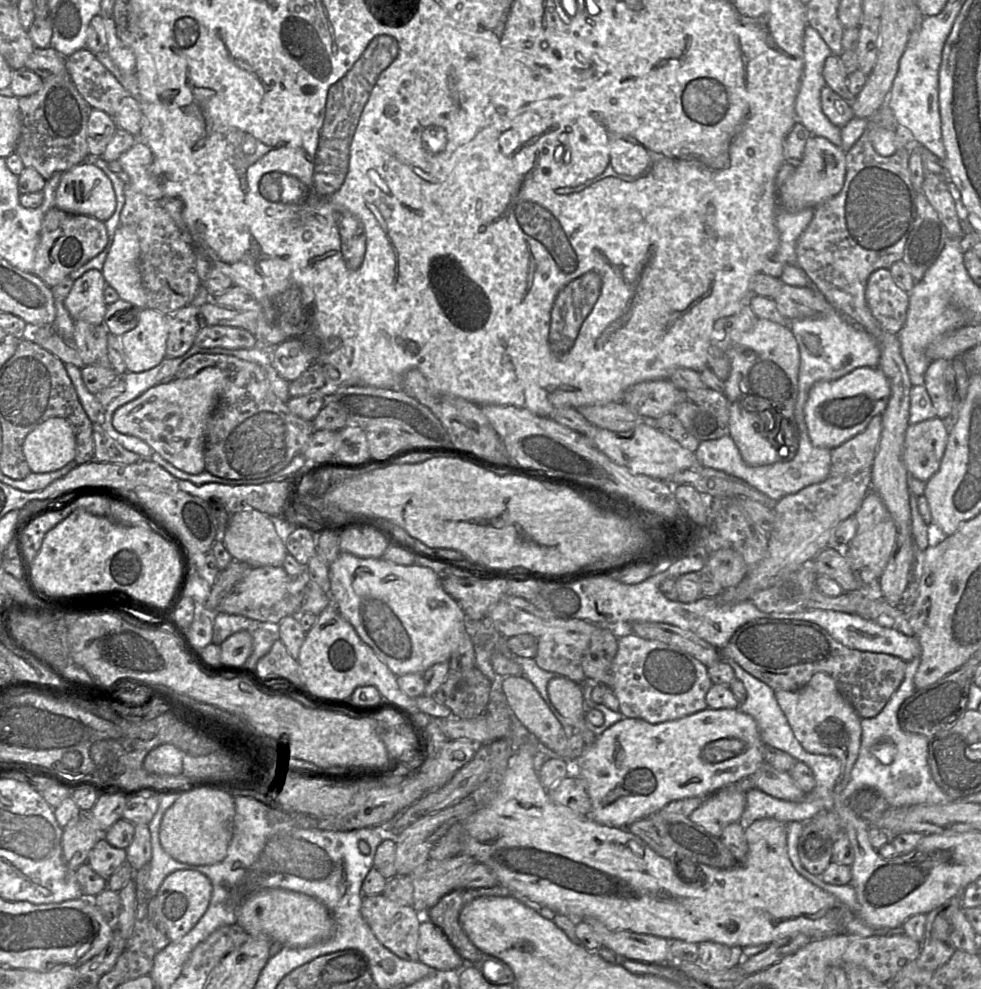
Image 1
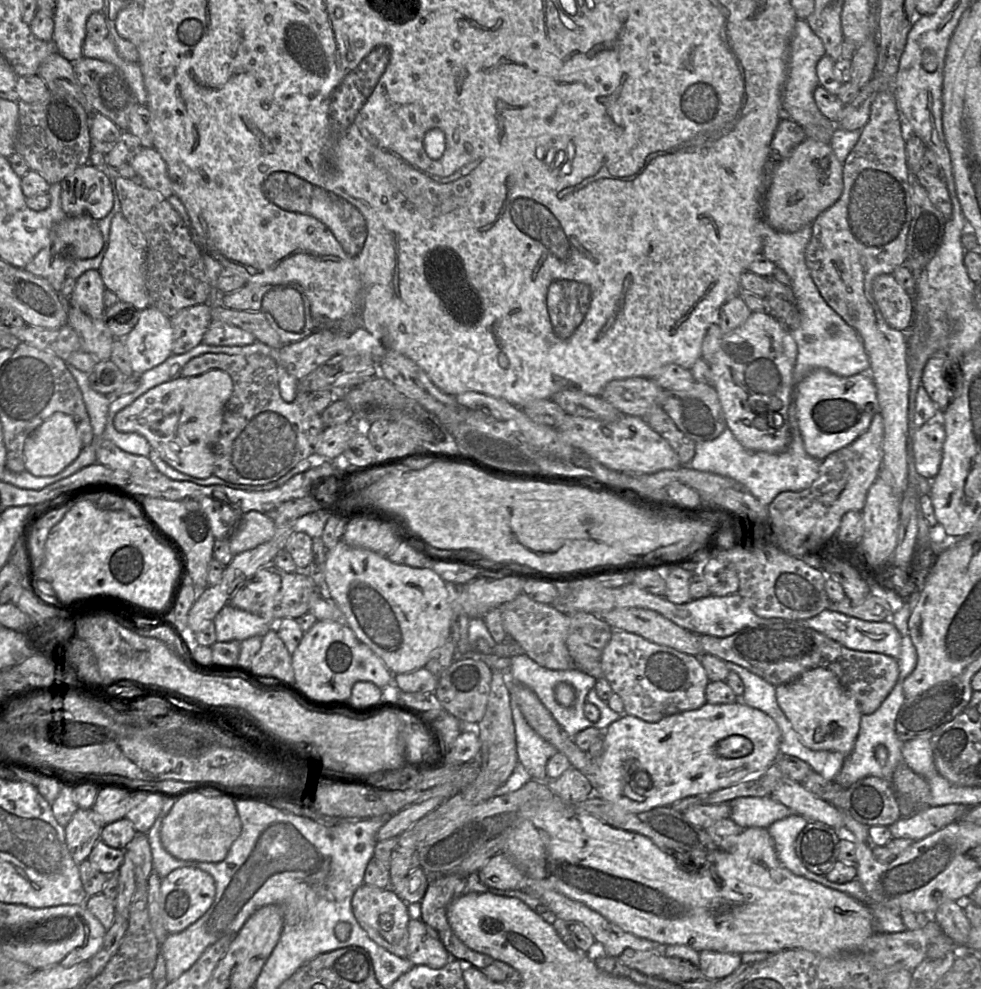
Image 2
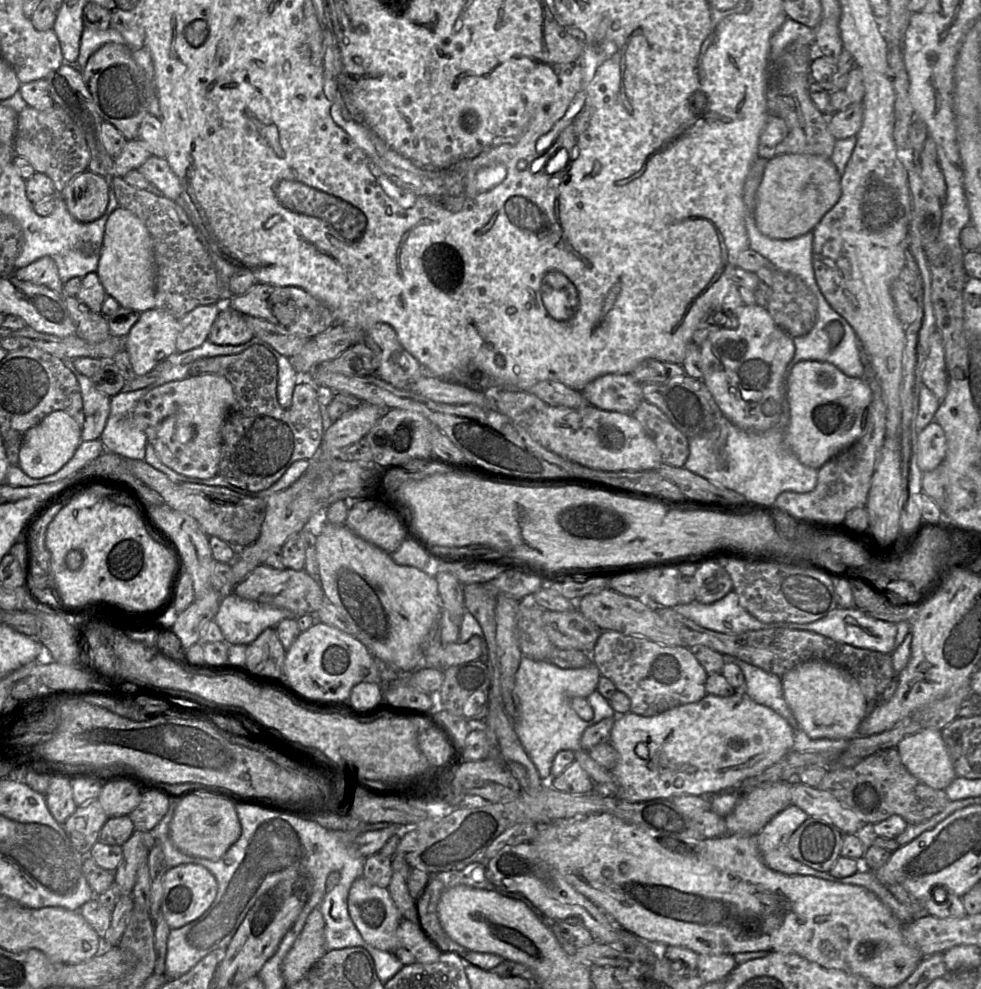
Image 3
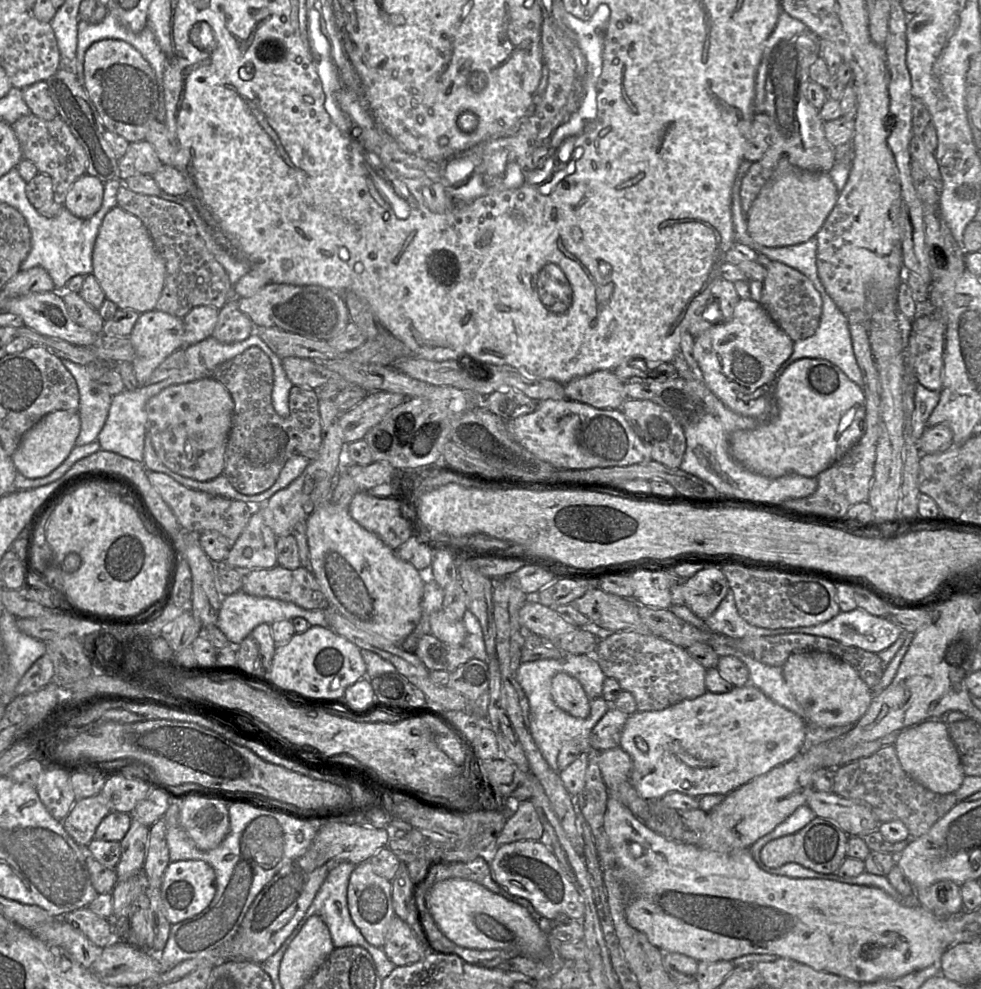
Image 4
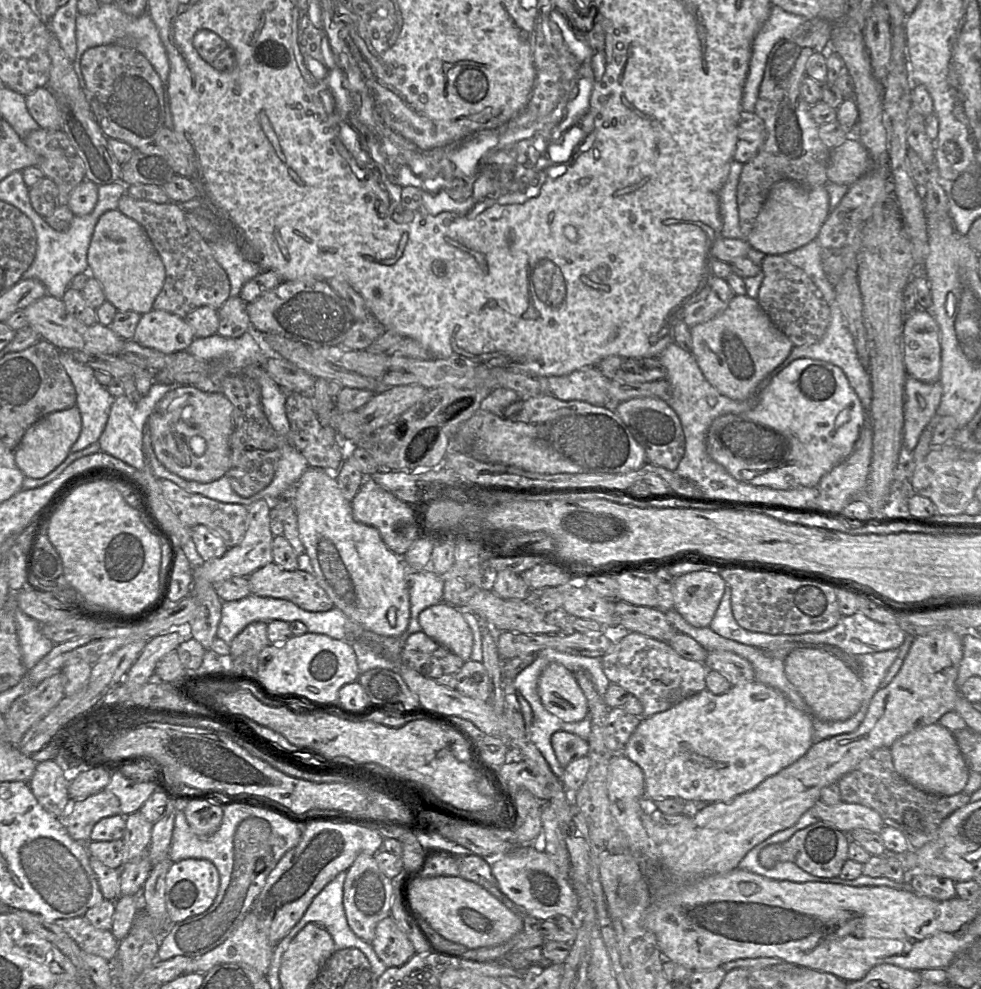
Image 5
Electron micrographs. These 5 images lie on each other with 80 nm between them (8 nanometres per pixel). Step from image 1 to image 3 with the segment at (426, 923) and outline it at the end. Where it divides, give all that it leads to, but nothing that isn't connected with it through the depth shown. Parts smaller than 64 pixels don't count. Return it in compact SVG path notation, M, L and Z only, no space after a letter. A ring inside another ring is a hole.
M402 918L396 931L396 947L393 954L404 964L427 964L436 962L443 953L431 941L419 924Z

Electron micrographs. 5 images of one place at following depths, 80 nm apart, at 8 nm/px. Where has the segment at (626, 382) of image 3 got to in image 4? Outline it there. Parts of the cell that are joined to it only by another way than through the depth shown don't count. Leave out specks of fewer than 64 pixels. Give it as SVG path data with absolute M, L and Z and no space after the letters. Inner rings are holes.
M598 370L564 384L566 399L599 409L620 409L628 399L624 382L612 370Z

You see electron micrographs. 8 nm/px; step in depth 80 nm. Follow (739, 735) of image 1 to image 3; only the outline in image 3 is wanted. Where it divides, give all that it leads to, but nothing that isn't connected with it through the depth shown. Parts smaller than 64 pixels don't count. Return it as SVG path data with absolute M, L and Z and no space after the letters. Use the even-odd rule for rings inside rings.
M743 690L736 691L730 697L707 694L698 702L679 705L655 716L645 717L632 712L618 715L611 730L609 743L619 753L618 762L611 770L617 783L616 796L628 802L637 803L654 799L671 799L686 794L707 797L729 791L744 780L761 774L791 752L794 745L794 728L771 708L753 701Z

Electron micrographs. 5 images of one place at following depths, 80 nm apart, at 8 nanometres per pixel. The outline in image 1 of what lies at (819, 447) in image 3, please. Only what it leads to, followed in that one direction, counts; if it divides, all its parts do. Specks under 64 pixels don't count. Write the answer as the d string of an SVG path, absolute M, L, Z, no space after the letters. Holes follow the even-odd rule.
M859 367L837 380L815 383L804 407L812 444L833 449L853 438L867 427L875 415L882 415L890 394L890 383L878 367Z

